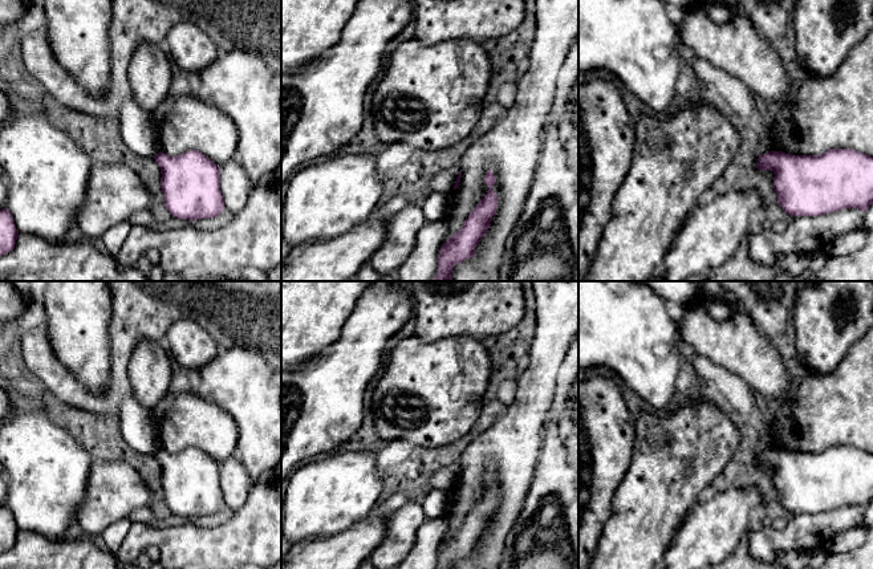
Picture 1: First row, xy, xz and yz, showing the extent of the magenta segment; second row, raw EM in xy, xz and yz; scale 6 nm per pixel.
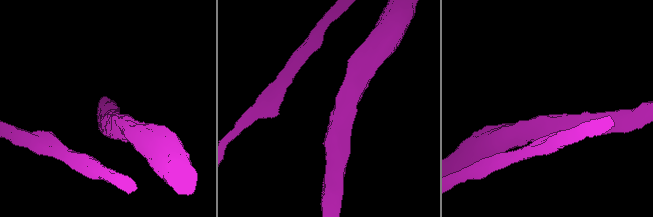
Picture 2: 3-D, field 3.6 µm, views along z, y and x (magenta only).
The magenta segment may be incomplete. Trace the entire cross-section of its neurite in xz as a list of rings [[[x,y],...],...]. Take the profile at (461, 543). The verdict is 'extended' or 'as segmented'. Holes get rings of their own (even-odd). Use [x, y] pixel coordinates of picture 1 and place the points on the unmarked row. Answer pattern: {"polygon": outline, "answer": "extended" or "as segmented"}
{"polygon": [[[492,467],[486,470],[484,480],[488,489],[470,509],[459,529],[442,541],[438,556],[438,569],[452,569],[454,562],[475,553],[475,545],[491,523],[498,507],[498,492],[492,484],[496,480]]], "answer": "as segmented"}

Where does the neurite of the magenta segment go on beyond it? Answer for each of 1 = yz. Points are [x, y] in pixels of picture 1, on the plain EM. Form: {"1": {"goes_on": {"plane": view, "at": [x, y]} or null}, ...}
{"1": {"goes_on": null}}

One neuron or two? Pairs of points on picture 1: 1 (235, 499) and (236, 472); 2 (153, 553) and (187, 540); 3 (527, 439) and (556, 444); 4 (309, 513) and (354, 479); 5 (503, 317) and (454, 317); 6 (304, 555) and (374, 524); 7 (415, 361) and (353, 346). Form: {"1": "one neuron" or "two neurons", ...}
{"1": "one neuron", "2": "two neurons", "3": "two neurons", "4": "one neuron", "5": "one neuron", "6": "one neuron", "7": "two neurons"}

